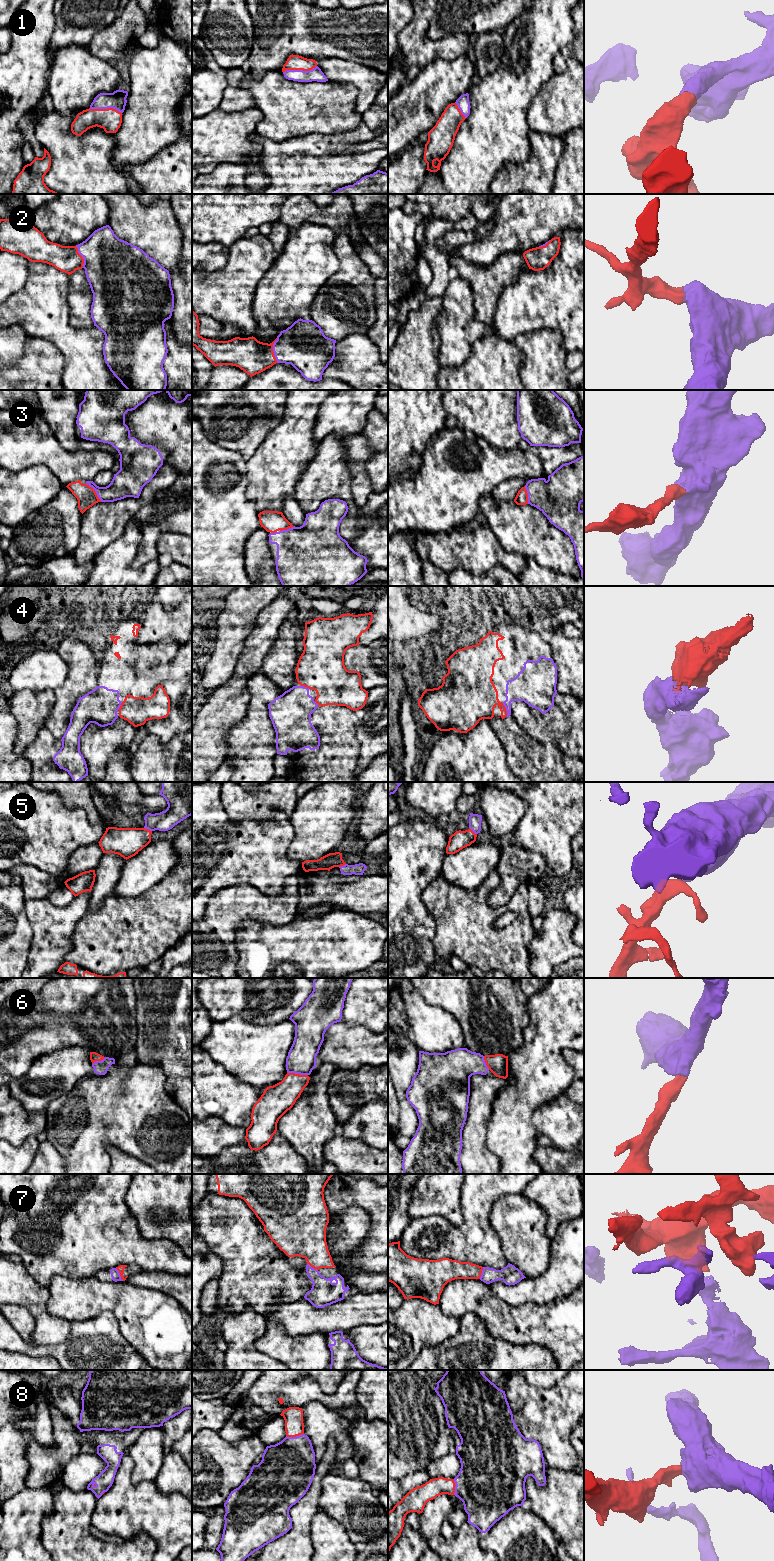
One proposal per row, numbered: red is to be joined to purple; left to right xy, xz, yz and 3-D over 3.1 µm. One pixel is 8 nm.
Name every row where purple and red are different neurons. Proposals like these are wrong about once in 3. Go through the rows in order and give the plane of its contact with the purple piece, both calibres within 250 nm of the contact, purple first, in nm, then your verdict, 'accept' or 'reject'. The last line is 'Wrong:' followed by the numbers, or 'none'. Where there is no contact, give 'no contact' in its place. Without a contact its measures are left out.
1: meets purple in xz; 100 nm thick on the purple side, 130 nm on the other; accept
2: meets purple in xz; 360 nm thick on the purple side, 280 nm on the other; accept
3: meets purple in xy; 220 nm thick on the purple side, 160 nm on the other; accept
4: meets purple in yz; 240 nm thick on the purple side, 320 nm on the other; accept
5: meets purple in xy; 160 nm thick on the purple side, 240 nm on the other; accept
6: meets purple in xz; 240 nm thick on the purple side, 240 nm on the other; accept
7: meets purple in xy; 70 nm thick on the purple side, 50 nm on the other; accept
8: meets purple in xz; 420 nm thick on the purple side, 160 nm on the other; accept
Wrong: none

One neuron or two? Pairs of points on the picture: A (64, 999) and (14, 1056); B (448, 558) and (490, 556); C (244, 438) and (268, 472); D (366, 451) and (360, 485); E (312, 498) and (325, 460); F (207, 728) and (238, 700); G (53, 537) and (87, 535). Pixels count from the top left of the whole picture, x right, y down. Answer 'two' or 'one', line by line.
A: one
B: one
C: two
D: one
E: one
F: one
G: two

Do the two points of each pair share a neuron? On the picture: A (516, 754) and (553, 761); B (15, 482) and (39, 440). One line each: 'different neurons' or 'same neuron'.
A: same neuron
B: different neurons

